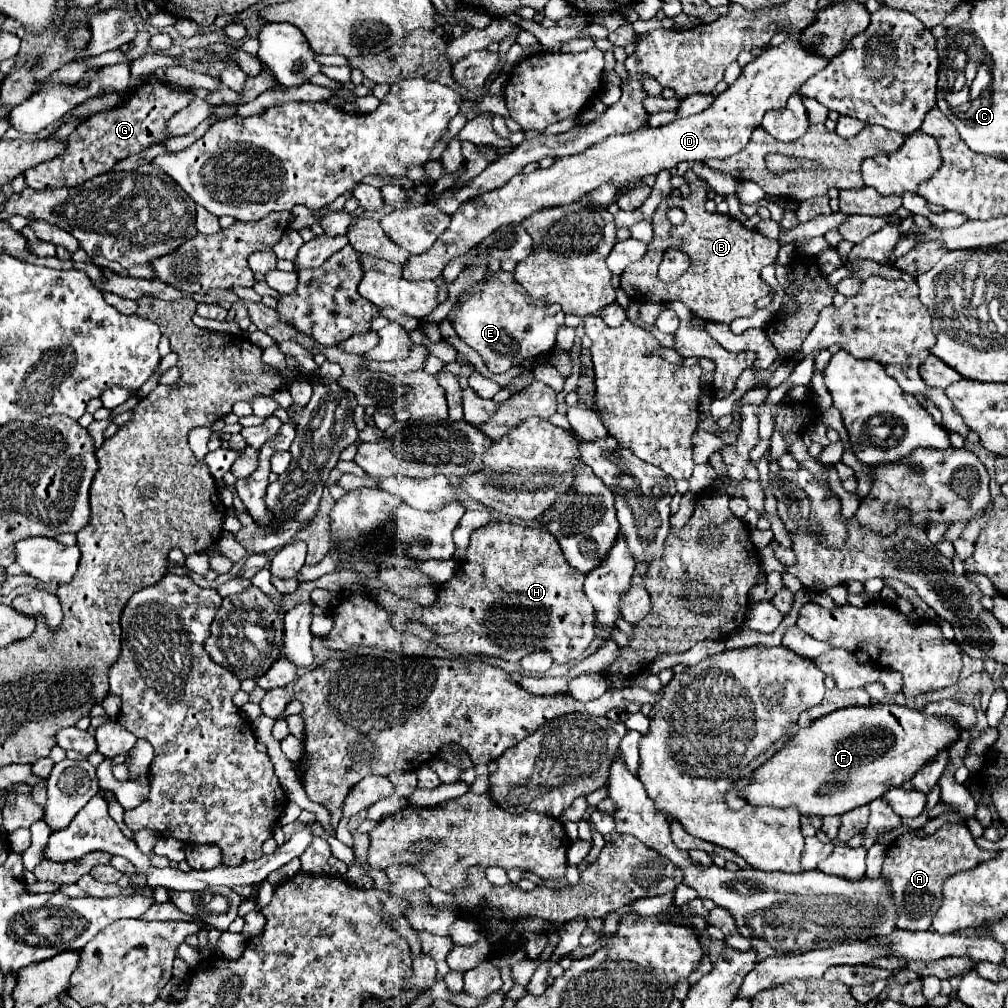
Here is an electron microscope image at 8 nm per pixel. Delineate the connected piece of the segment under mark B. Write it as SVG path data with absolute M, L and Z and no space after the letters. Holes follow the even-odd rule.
M705 180L691 182L691 196L669 196L665 198L653 214L653 240L649 242L647 254L627 266L621 274L621 288L633 302L683 302L689 310L701 316L707 322L731 324L739 316L751 316L757 308L755 302L771 292L769 284L763 282L759 272L763 266L773 264L777 258L779 242L765 238L757 230L747 230L741 222L725 214L709 214L705 210L705 194L709 190ZM669 208L681 208L685 212L685 222L675 226L667 218ZM669 248L679 248L689 254L691 266L689 270L673 284L659 282L657 268L661 264L663 252Z

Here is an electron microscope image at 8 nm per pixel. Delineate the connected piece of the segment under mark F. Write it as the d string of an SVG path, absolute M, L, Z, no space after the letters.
M875 704L867 708L843 708L815 720L809 728L801 728L767 764L755 770L751 784L741 792L741 796L755 806L795 806L803 816L829 816L845 814L857 806L869 804L871 800L883 796L887 790L901 786L911 780L939 750L949 750L961 736L961 726L945 716L925 716L919 710L895 706L895 704Z

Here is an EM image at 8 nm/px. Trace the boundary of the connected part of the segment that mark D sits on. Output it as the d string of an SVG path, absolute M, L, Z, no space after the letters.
M789 36L781 46L767 48L753 62L749 62L741 76L721 92L715 102L693 116L673 120L657 128L639 128L631 134L615 134L589 146L585 152L575 156L565 156L555 160L549 168L537 168L531 174L517 174L505 186L479 194L465 202L455 214L449 228L439 236L439 240L421 256L411 256L403 266L403 278L407 280L435 280L441 276L443 268L455 258L463 256L467 250L477 246L483 238L493 234L497 228L507 224L519 224L529 214L571 204L583 194L595 190L603 182L613 184L619 192L637 186L645 176L657 176L665 168L675 168L681 162L705 162L709 158L727 158L737 154L747 146L751 134L761 126L763 116L769 110L779 110L787 104L791 94L799 92L799 86L807 78L815 76L827 66L827 58L819 58L807 52L797 36Z

